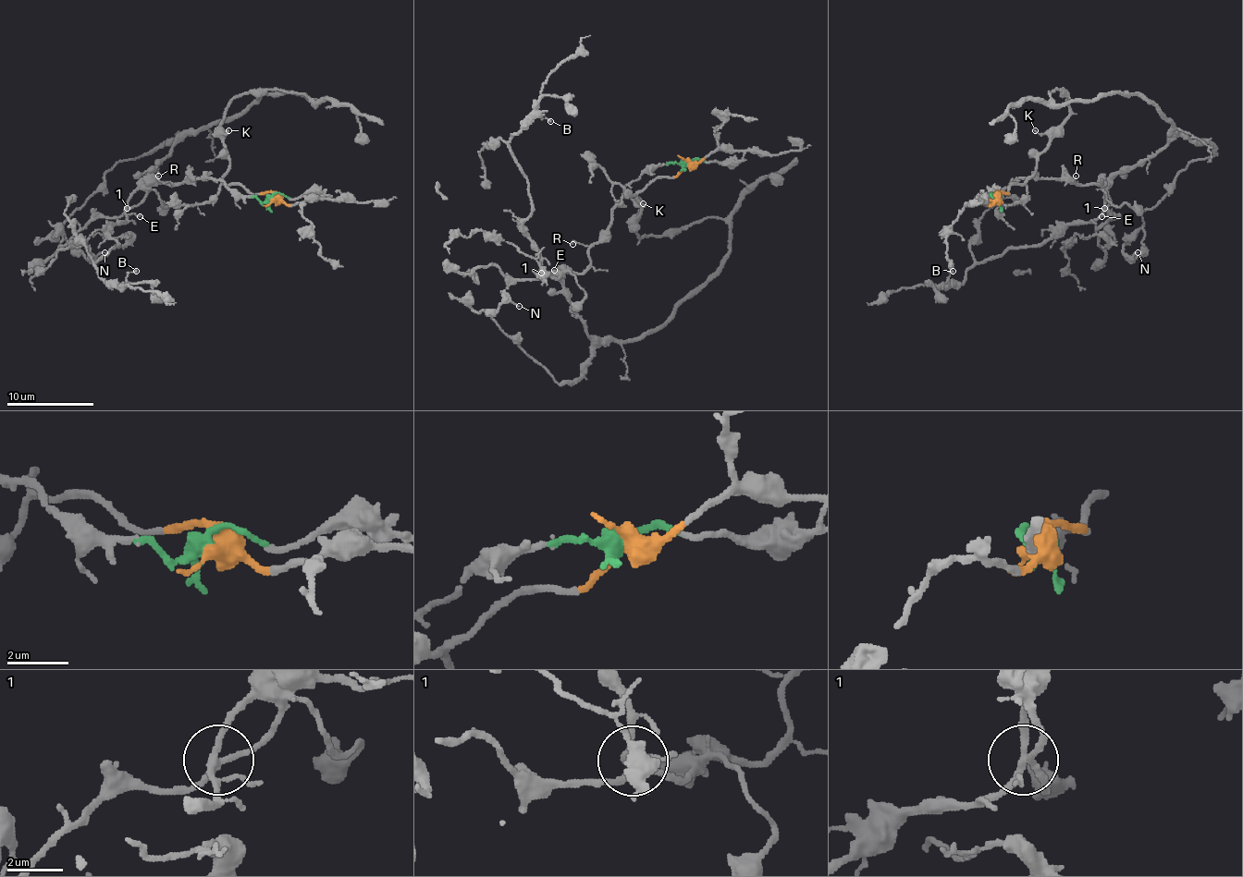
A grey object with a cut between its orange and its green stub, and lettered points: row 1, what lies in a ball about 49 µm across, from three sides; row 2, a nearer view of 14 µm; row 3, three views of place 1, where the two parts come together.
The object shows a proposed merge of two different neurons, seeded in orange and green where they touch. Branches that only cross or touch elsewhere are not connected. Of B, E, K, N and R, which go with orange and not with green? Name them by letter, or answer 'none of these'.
B, E, K, N

